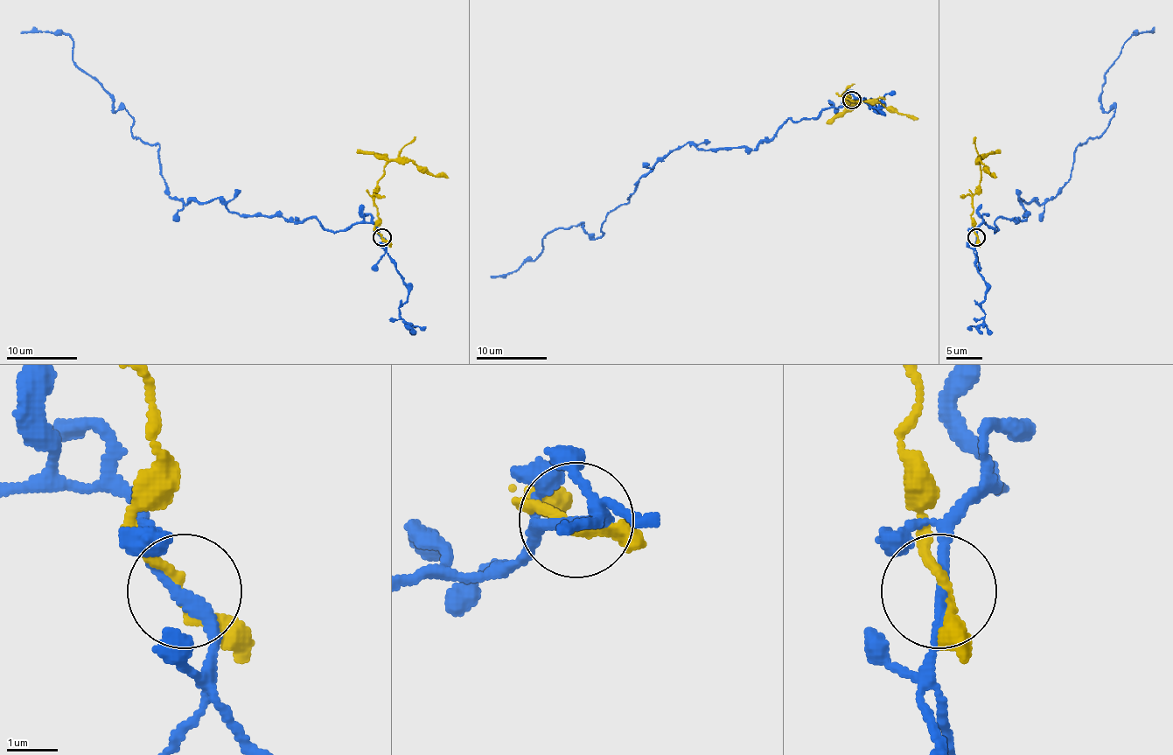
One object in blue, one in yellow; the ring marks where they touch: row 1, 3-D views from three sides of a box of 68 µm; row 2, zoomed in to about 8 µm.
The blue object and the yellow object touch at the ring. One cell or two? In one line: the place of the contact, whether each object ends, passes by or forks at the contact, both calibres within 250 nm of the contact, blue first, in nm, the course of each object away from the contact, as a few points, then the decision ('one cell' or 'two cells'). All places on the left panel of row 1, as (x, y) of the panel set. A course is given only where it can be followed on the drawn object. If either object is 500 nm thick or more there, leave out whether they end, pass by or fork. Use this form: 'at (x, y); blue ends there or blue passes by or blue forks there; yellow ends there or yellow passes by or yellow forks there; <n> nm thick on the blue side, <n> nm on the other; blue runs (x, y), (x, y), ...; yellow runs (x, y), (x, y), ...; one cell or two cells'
at (382, 237); blue passes by; yellow passes by; 240 nm thick on the blue side, 200 nm on the other; blue runs (382, 236), (370, 222), (232, 213), (216, 198), (184, 205), (159, 146), (131, 134), (73, 39), (21, 32); yellow runs (382, 236), (375, 229), (373, 194), (377, 179), (391, 160), (413, 160), (434, 174), (448, 178); two cells

